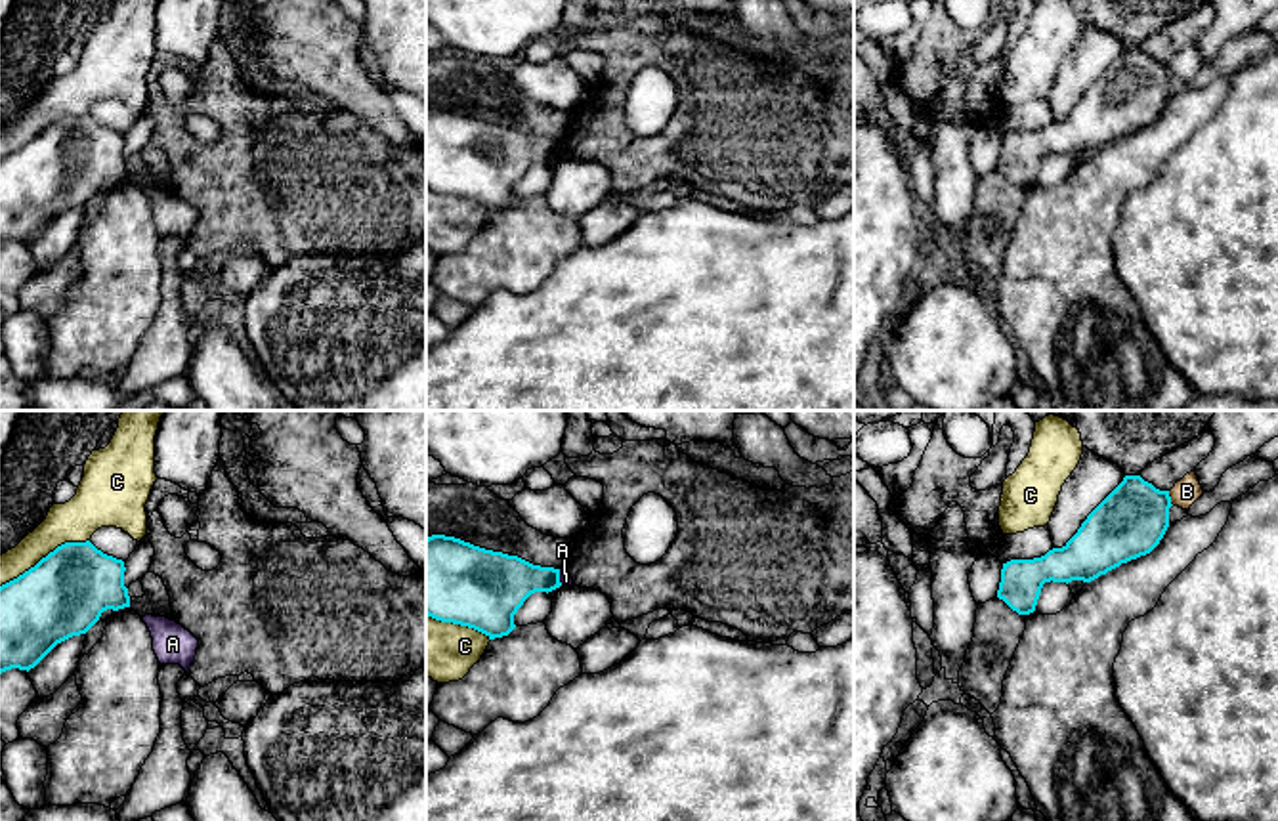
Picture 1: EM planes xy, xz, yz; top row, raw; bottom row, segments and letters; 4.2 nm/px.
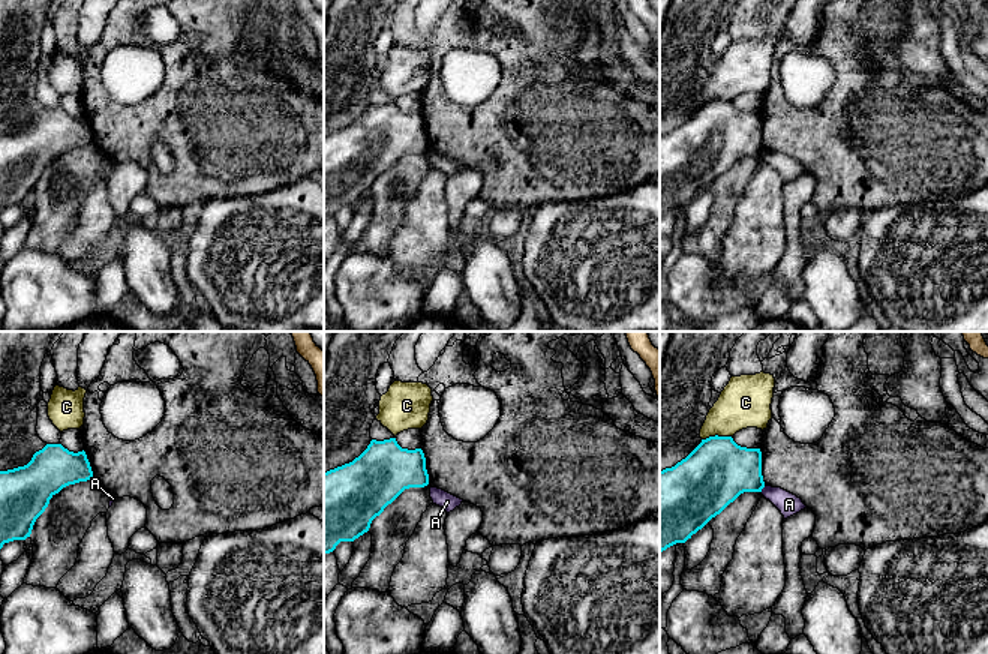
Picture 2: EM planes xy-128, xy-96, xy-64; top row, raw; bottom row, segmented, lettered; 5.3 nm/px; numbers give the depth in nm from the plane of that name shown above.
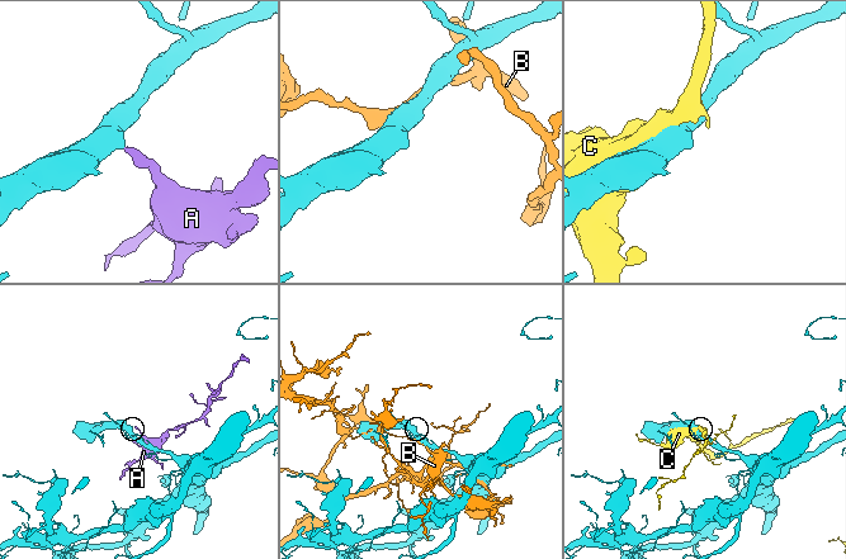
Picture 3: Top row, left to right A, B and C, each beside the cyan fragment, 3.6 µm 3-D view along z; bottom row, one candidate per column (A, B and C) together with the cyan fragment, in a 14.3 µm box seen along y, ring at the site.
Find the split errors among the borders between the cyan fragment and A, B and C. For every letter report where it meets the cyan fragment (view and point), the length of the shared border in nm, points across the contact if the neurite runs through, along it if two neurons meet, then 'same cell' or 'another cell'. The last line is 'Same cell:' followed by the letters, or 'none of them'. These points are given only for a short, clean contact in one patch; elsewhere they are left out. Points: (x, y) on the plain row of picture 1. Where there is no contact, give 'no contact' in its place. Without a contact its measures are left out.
A: xz (558, 149) | 70 nm | along xz (558, 142), (562, 157) | another cell
B: yz (1170, 71) | 70 nm | another cell
C: xy (46, 128) | 420 nm | another cell
Same cell: none of them

